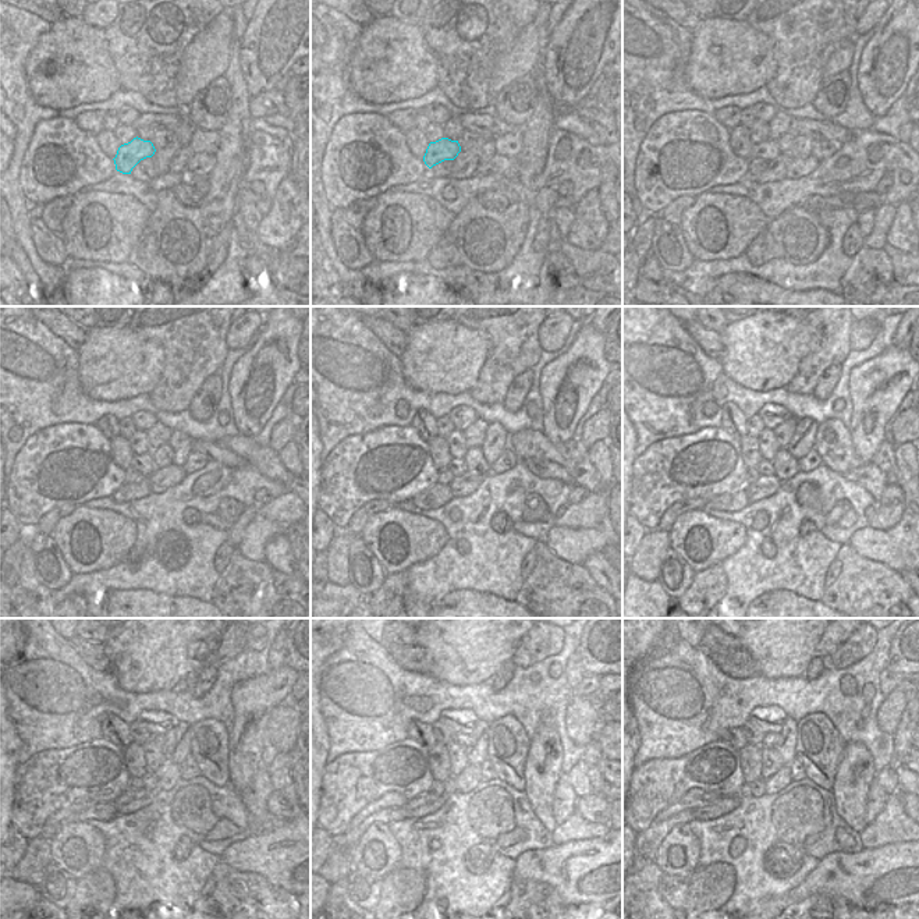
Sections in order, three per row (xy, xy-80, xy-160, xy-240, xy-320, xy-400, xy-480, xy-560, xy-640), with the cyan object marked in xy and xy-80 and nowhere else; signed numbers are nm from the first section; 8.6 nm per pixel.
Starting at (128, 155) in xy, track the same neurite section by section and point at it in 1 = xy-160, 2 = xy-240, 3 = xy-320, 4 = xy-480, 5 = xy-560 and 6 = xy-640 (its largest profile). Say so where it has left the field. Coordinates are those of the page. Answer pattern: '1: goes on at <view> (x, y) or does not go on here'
1: goes on at xy-160 (769, 149)
2: goes on at xy-240 (144, 464)
3: goes on at xy-320 (457, 467)
4: goes on at xy-480 (149, 780)
5: goes on at xy-560 (471, 776)
6: goes on at xy-640 (780, 780)

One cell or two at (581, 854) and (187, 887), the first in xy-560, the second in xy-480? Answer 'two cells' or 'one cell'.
two cells

